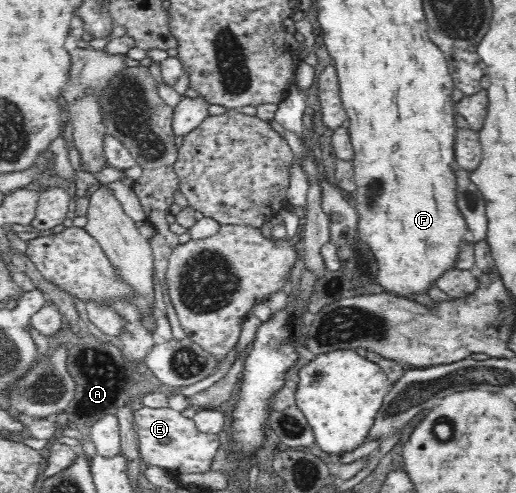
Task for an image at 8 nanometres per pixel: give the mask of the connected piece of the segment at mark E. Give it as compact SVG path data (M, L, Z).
M140 406L134 410L134 428L139 440L139 453L145 464L157 465L171 477L189 475L189 473L207 473L211 471L213 457L219 451L219 435L203 433L197 429L193 419L185 417L171 407Z

